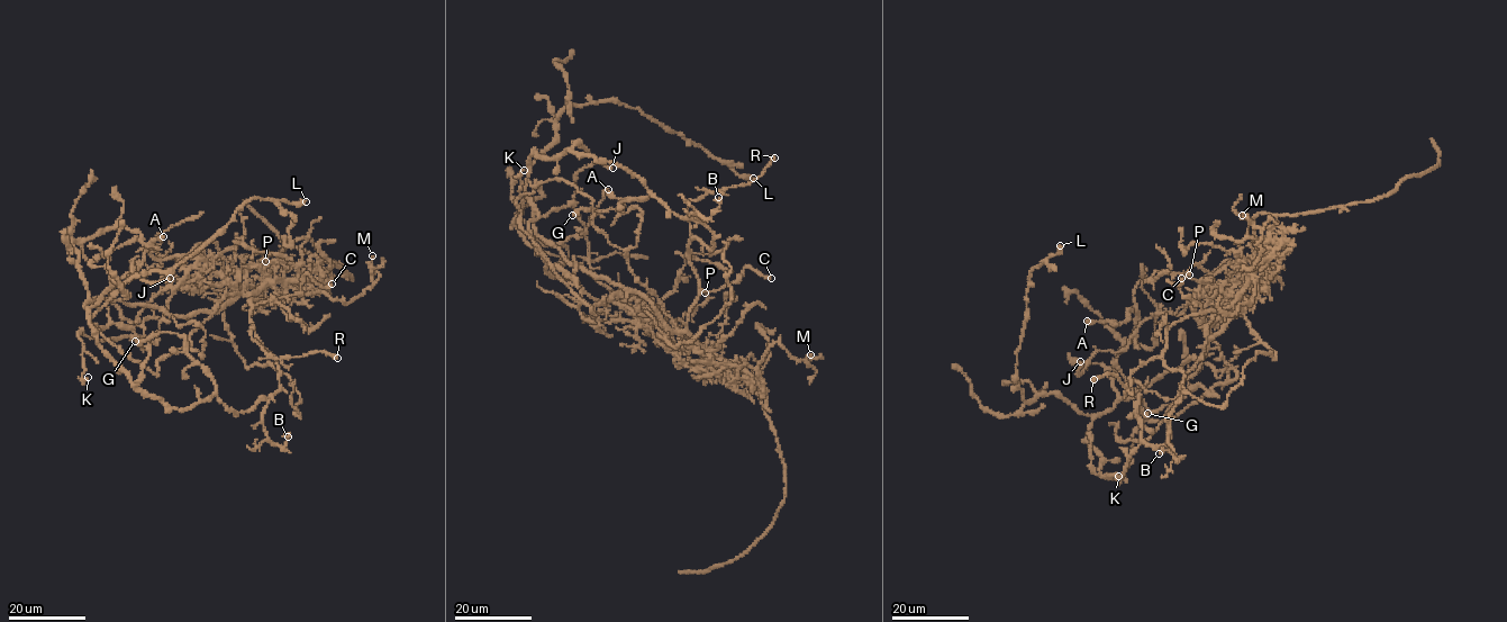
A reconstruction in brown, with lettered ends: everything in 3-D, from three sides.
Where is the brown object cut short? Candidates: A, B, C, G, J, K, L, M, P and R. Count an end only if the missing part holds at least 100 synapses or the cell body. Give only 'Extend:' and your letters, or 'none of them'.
Extend: none of them

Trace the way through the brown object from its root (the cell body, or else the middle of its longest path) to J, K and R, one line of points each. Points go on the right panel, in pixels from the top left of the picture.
J: (1204, 354), (1236, 308), (1217, 289), (1145, 318), (1124, 349), (1098, 351), (1078, 373), (1080, 361)
K: (1204, 354), (1132, 396), (1159, 411), (1199, 385), (1215, 394), (1144, 421), (1118, 476)
R: (1204, 354), (1236, 298), (1174, 322), (1163, 352), (1141, 363), (1126, 389), (1111, 373), (1094, 379)

